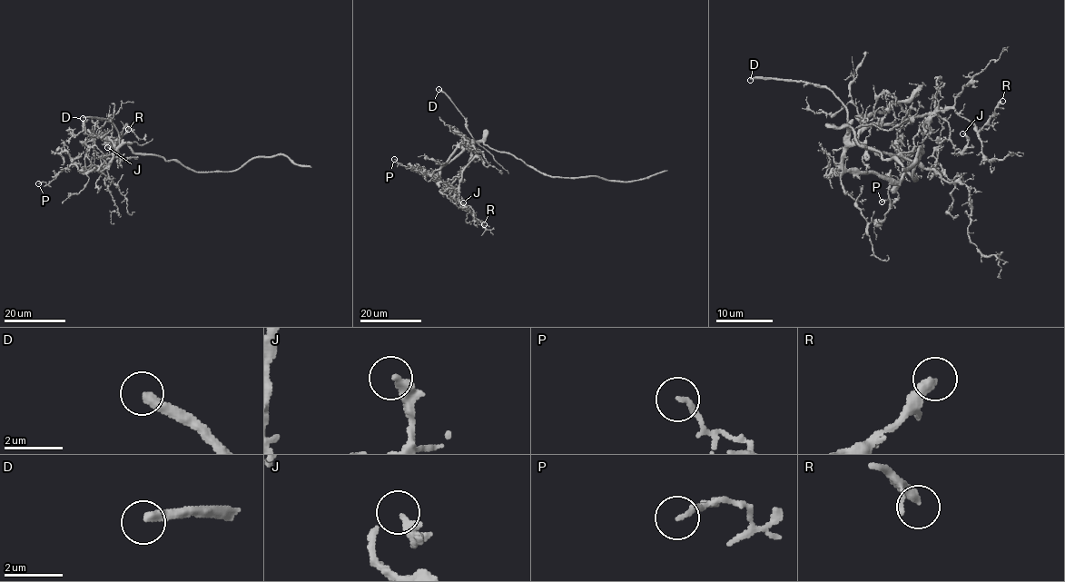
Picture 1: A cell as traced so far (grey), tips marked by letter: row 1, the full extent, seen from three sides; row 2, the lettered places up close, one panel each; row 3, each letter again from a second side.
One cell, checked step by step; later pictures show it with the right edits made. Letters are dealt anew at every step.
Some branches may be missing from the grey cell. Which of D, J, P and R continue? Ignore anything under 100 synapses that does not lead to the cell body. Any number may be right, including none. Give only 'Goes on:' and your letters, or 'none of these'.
Goes on: D

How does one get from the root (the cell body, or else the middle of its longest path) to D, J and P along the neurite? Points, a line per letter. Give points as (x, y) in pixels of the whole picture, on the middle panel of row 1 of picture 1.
D: (502, 152), (476, 142), (467, 128), (464, 117), (438, 89)
J: (502, 152), (482, 142), (474, 143), (470, 159), (449, 192), (451, 199), (461, 202), (465, 206), (463, 202)
P: (502, 152), (482, 142), (464, 140), (431, 173), (407, 168), (394, 159)

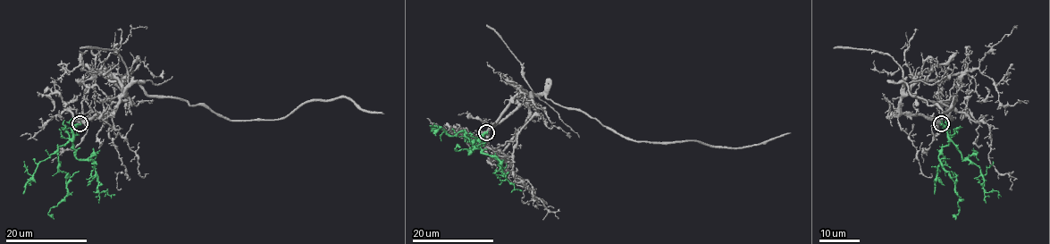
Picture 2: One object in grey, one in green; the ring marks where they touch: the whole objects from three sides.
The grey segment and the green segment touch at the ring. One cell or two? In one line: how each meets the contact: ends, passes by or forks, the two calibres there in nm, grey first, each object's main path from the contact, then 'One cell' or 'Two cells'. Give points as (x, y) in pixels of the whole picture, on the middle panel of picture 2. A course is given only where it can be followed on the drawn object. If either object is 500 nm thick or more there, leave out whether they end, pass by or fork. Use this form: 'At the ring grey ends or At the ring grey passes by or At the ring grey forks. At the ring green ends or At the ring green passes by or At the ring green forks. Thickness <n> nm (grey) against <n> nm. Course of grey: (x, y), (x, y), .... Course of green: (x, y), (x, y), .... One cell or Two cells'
At the ring grey passes by. At the ring green ends. Thickness 360 nm (grey) against 340 nm. Course of grey: (487, 131), (519, 93), (529, 92), (586, 112), (637, 141), (692, 140), (741, 147), (790, 132). Course of green: (487, 132), (478, 139), (472, 139), (465, 130), (465, 136), (475, 147), (457, 151), (460, 147). One cell

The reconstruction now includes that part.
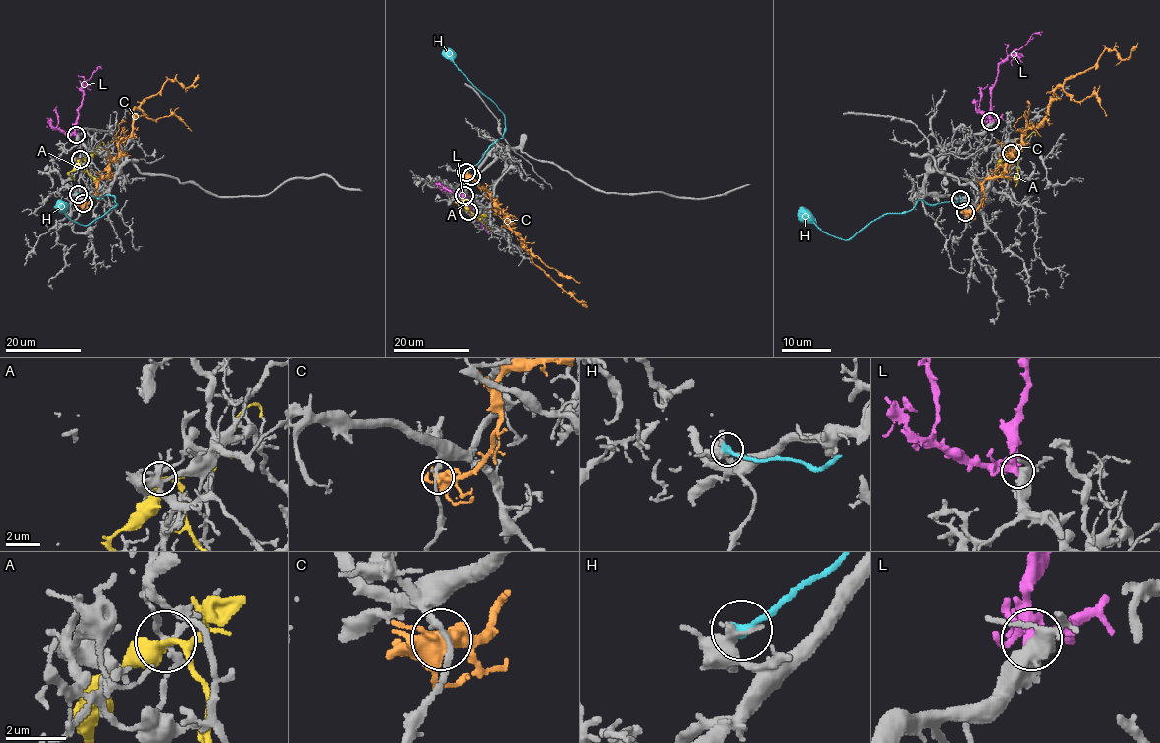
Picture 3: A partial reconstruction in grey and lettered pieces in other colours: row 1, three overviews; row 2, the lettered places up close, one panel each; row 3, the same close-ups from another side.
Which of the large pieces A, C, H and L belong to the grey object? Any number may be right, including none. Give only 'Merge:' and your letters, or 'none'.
Merge: L

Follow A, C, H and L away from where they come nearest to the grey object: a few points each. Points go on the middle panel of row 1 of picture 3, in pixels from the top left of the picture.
A: (468, 211), (491, 229)
C: (471, 175), (506, 216), (507, 222), (519, 235), (532, 261), (586, 308)
H: (465, 172), (501, 139), (505, 115), (472, 84), (447, 49)
L: (464, 195), (471, 200), (468, 204), (470, 211), (488, 234)

